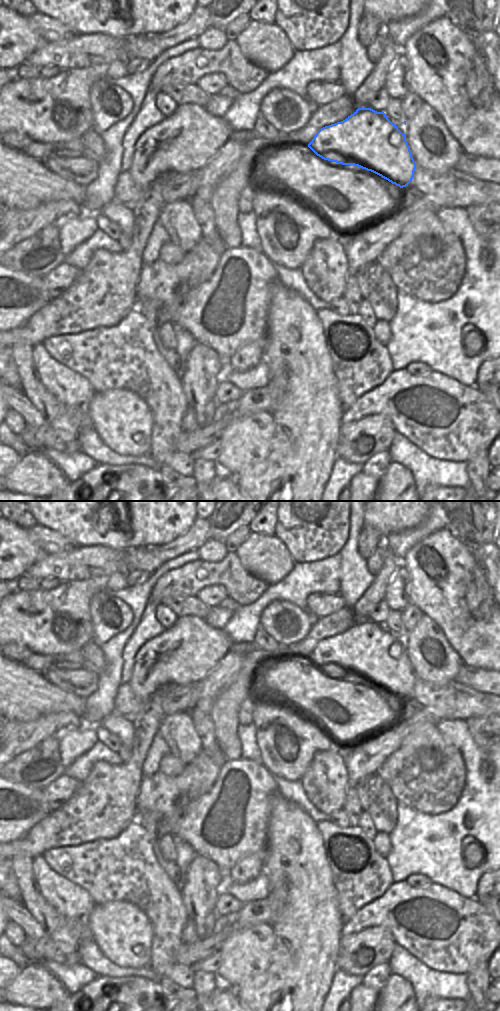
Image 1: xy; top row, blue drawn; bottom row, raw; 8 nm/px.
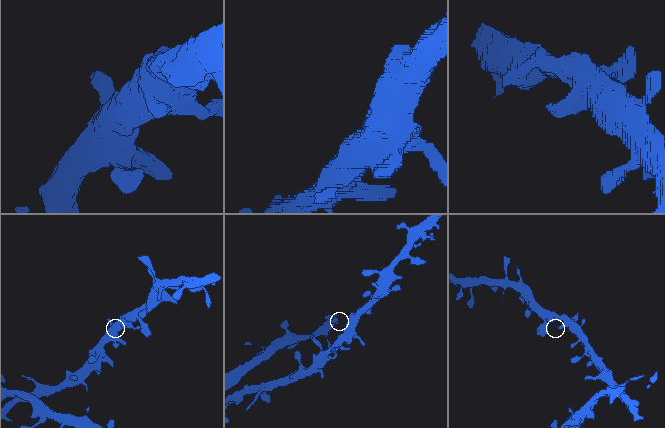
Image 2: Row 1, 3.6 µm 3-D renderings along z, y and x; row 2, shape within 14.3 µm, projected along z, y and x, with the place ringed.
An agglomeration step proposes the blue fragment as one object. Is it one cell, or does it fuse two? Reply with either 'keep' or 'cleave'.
keep

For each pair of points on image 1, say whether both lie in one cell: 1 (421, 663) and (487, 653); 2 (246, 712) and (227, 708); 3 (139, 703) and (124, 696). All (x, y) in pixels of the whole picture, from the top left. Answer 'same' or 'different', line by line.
1: different
2: different
3: same

